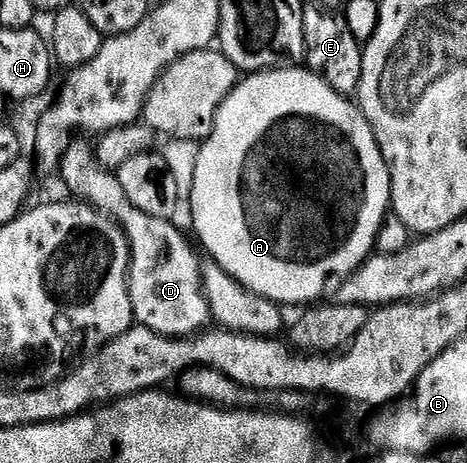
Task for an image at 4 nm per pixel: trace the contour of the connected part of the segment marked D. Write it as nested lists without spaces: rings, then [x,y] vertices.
[[[71,140],[62,160],[60,178],[70,192],[67,194],[114,218],[126,232],[130,241],[128,284],[135,322],[165,337],[192,337],[195,333],[203,332],[211,324],[212,318],[206,297],[202,294],[204,261],[198,258],[199,250],[195,242],[190,242],[174,226],[173,220],[156,219],[134,208],[128,195],[124,195],[124,187],[120,187],[117,176],[99,163],[95,146],[86,141],[89,140]]]

